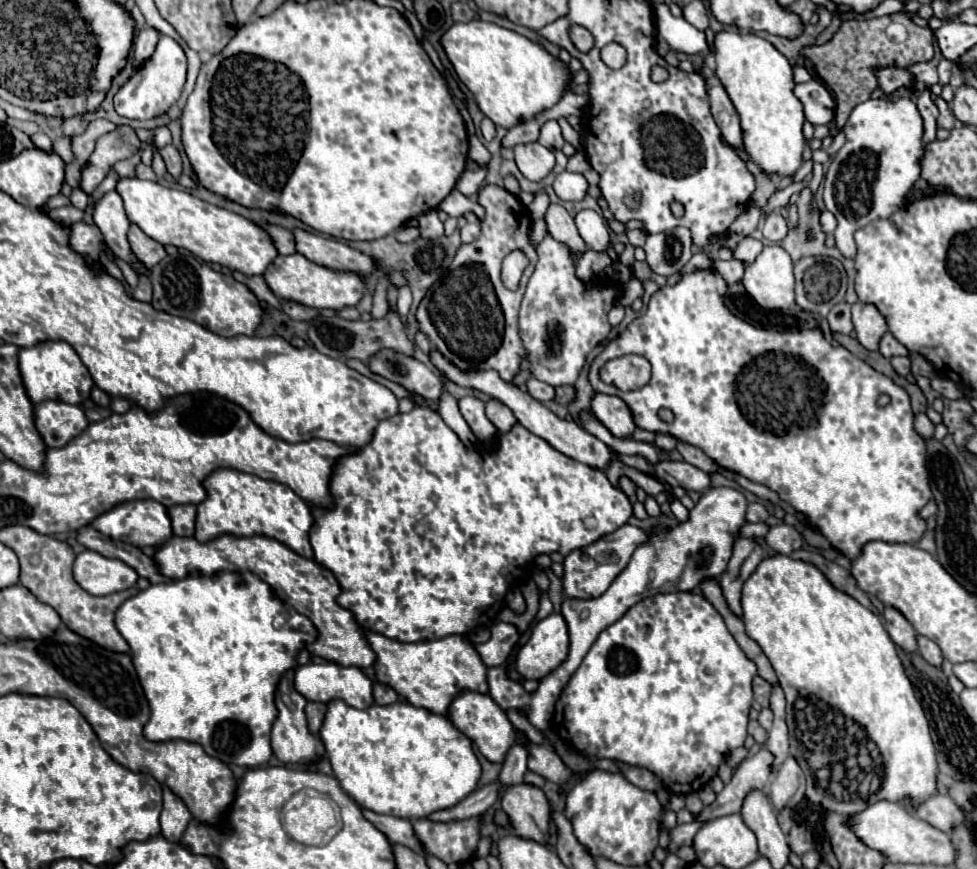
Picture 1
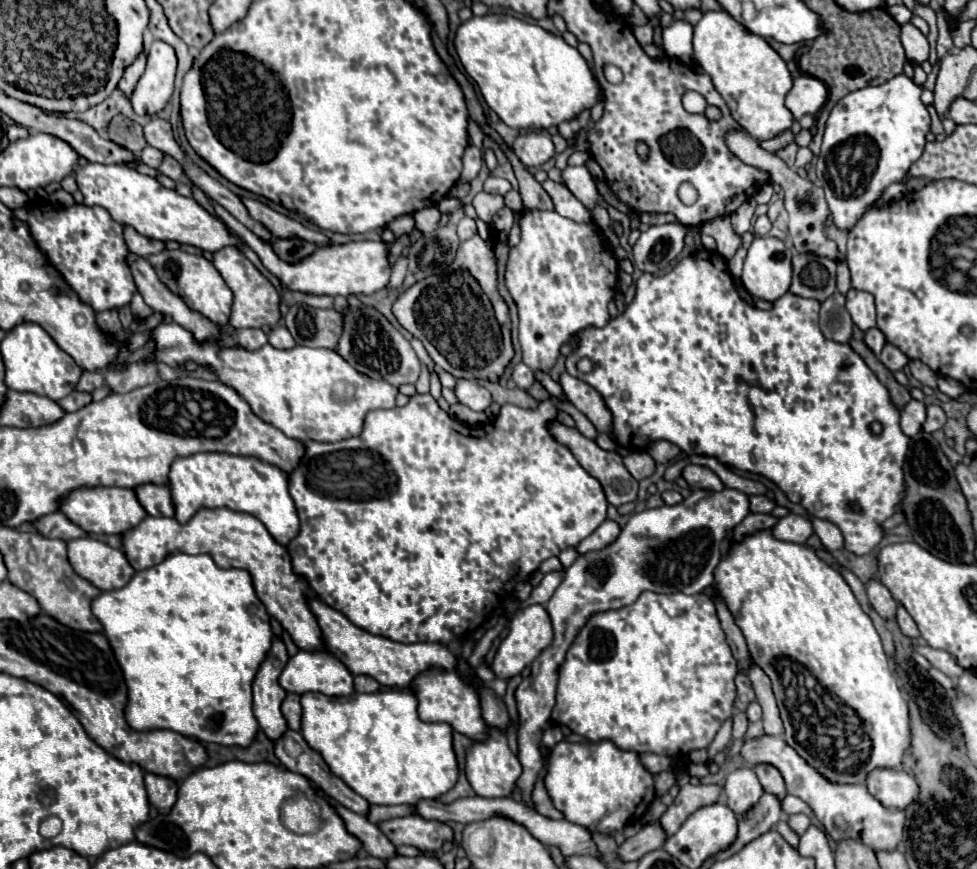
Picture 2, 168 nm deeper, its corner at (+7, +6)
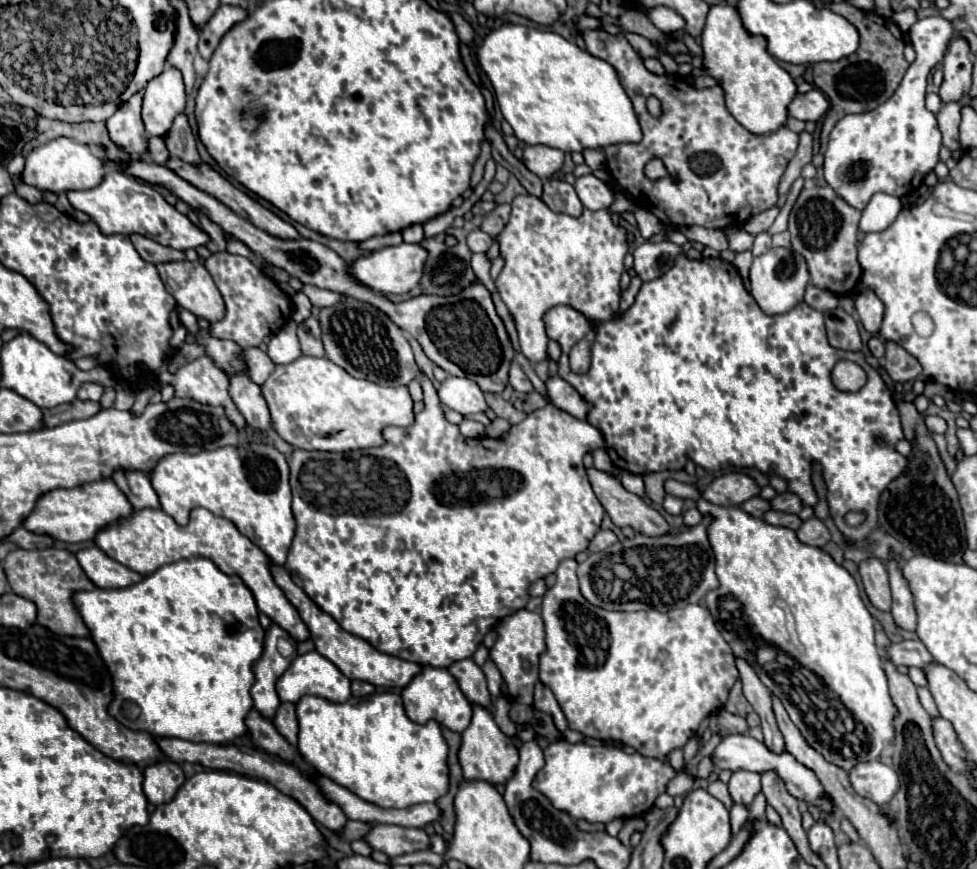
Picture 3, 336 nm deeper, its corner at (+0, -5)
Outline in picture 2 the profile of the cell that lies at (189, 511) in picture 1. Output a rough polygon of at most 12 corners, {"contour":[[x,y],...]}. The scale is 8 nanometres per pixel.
{"contour":[[168,486],[136,488],[136,496],[150,516],[174,518]]}

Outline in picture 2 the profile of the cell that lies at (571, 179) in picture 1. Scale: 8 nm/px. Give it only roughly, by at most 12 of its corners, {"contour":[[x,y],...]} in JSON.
{"contour":[[566,166],[562,184],[586,208],[598,202],[596,182],[586,166]]}

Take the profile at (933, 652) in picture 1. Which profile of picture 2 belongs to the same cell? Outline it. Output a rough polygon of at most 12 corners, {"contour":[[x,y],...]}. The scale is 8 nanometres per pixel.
{"contour":[[898,604],[898,626],[904,636],[916,640],[920,636],[916,622]]}

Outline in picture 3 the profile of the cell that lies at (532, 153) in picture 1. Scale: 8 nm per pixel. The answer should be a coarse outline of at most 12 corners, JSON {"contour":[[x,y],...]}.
{"contour":[[527,145],[523,163],[541,179],[563,167],[563,151]]}

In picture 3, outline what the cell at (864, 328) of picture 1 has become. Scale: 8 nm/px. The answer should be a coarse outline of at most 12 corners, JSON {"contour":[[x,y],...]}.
{"contour":[[871,291],[855,299],[863,327],[877,335],[885,305]]}

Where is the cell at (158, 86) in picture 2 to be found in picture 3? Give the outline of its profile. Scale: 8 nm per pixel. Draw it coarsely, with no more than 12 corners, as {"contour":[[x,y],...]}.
{"contour":[[175,67],[143,89],[143,123],[165,137],[185,109],[183,77]]}

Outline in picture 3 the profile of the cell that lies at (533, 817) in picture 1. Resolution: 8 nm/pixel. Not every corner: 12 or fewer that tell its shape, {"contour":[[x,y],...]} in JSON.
{"contour":[[475,703],[457,753],[463,777],[505,783],[519,761]]}

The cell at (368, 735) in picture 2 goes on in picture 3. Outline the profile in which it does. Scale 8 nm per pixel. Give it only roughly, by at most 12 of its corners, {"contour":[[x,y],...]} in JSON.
{"contour":[[399,693],[295,703],[297,749],[379,807],[447,793],[439,723]]}

